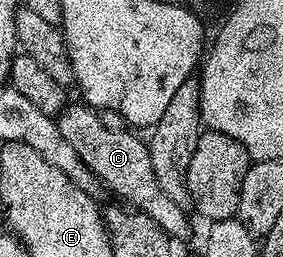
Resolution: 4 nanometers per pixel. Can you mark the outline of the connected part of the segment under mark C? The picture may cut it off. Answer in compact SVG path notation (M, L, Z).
M84 104L79 105L80 106L69 105L67 109L65 109L63 113L59 115L58 121L60 124L60 134L63 136L63 138L65 138L67 143L69 143L71 147L74 148L74 152L78 152L78 156L82 156L82 160L86 164L86 168L90 168L90 172L92 173L92 175L96 177L98 181L103 182L105 187L107 187L109 191L113 190L113 192L116 193L118 197L125 198L125 200L120 200L123 200L125 203L127 203L129 207L140 210L146 216L150 216L152 219L154 219L154 221L157 222L157 224L160 225L162 229L164 229L164 231L166 231L169 238L173 240L179 240L179 238L182 237L183 234L186 233L188 230L188 222L186 219L184 219L185 207L181 205L181 203L175 202L174 200L170 200L170 196L166 196L166 192L162 192L162 188L158 188L158 180L154 176L154 164L150 164L150 152L148 151L147 141L145 141L143 137L140 139L139 136L136 135L139 133L133 132L131 129L128 128L122 129L120 131L114 131L113 129L105 128L105 126L99 123L99 116L95 109L89 108L87 105Z

